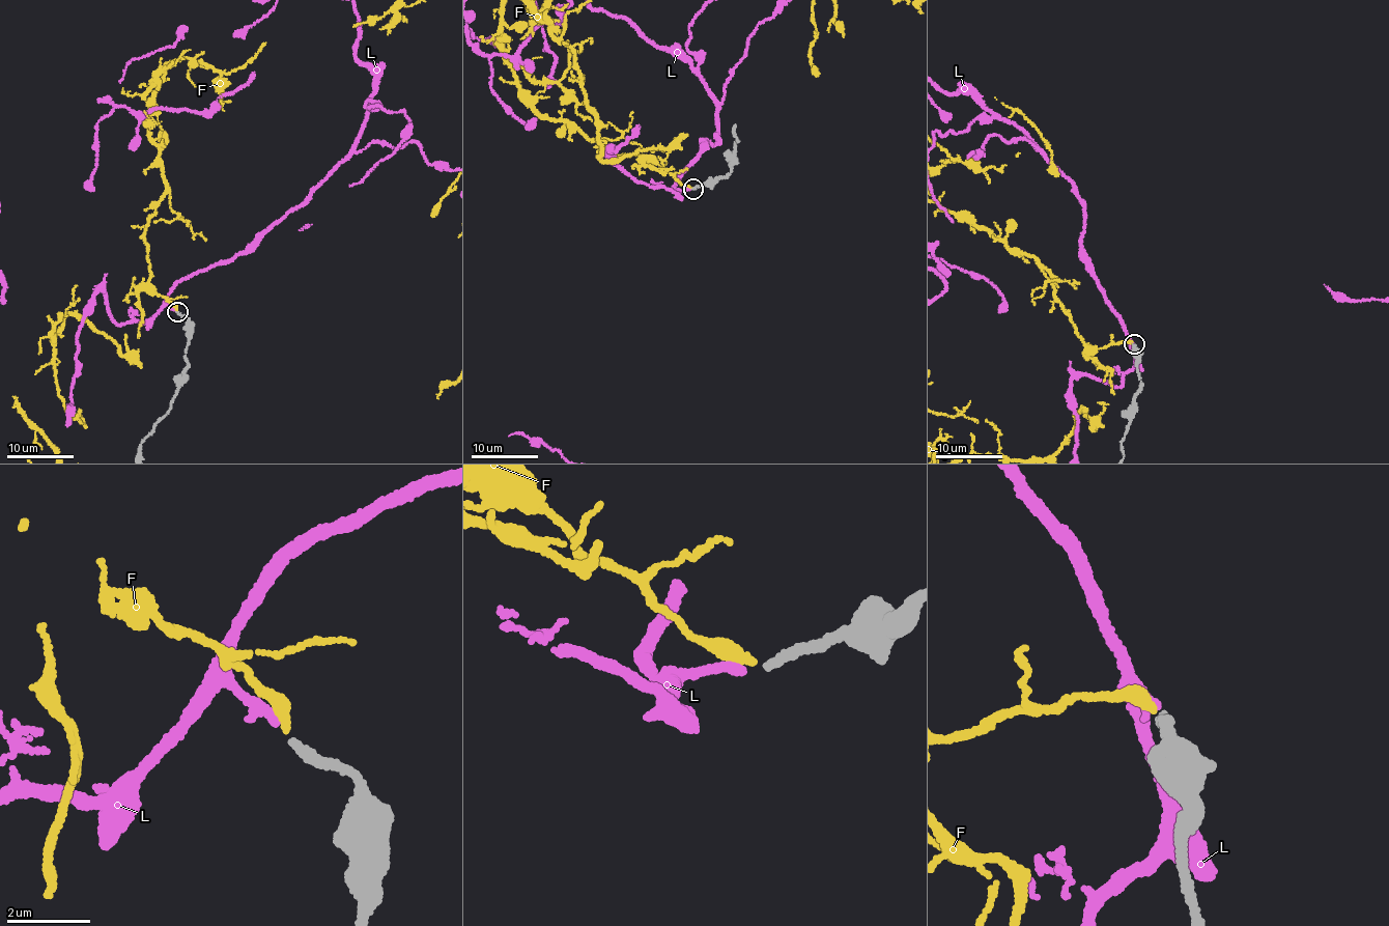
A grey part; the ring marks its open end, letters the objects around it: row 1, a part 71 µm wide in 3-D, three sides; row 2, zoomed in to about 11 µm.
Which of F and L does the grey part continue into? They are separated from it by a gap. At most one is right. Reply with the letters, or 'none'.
L

